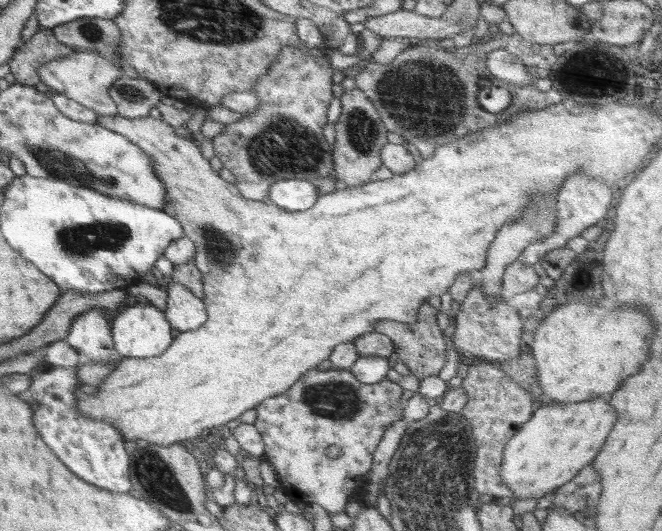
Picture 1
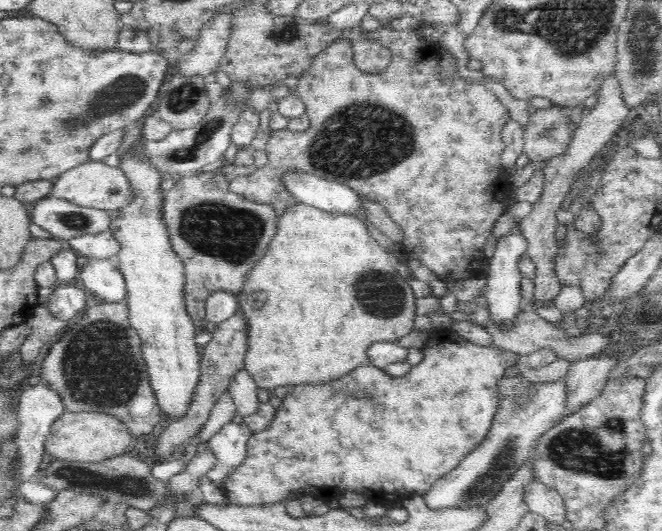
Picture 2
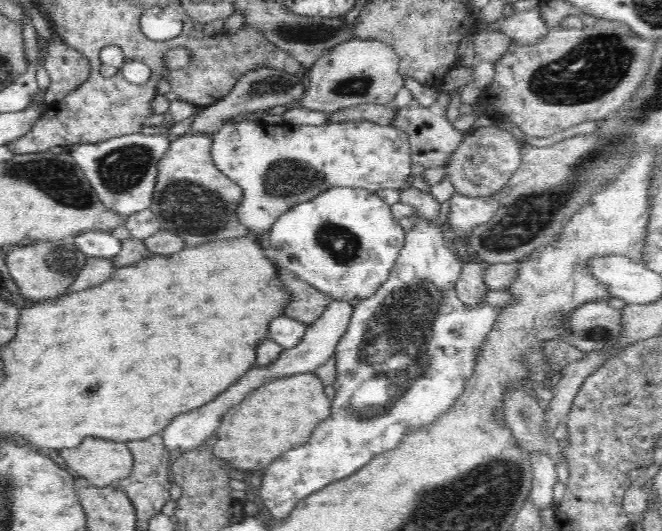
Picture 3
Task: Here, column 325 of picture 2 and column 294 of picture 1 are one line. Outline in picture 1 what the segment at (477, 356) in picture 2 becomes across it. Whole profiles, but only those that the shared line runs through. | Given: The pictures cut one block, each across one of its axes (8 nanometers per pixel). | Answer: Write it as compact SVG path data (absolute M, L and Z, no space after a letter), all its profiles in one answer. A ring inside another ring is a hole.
M348 369L310 370L298 379L284 394L265 398L255 406L257 417L253 425L258 429L265 444L263 458L276 467L278 482L284 489L300 492L307 499L305 504L320 504L328 514L339 514L352 497L363 501L368 485L366 475L371 472L372 453L376 450L386 428L402 419L405 402L403 389L398 383L388 379L374 384L364 384L356 379ZM338 446L342 450L340 458L328 458L326 448Z

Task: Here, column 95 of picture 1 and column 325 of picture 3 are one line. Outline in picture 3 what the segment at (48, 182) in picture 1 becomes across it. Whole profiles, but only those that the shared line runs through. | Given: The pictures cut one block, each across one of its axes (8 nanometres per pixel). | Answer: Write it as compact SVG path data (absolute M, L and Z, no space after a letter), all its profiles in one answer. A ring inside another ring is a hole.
M334 187L280 215L272 225L268 238L272 252L270 256L276 258L278 266L288 270L297 279L315 286L320 292L332 296L332 299L349 302L373 296L388 281L400 250L404 248L405 234L401 224L393 218L391 206L376 192L363 188Z

